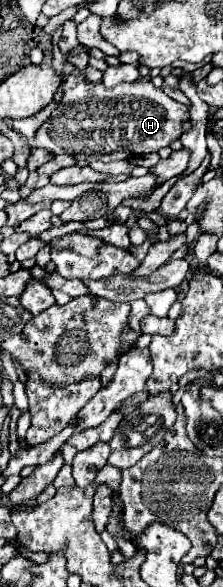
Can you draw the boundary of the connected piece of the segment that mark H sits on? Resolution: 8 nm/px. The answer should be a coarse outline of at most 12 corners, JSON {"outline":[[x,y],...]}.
{"outline":[[81,73],[35,147],[111,163],[179,139],[187,106],[143,81]]}

